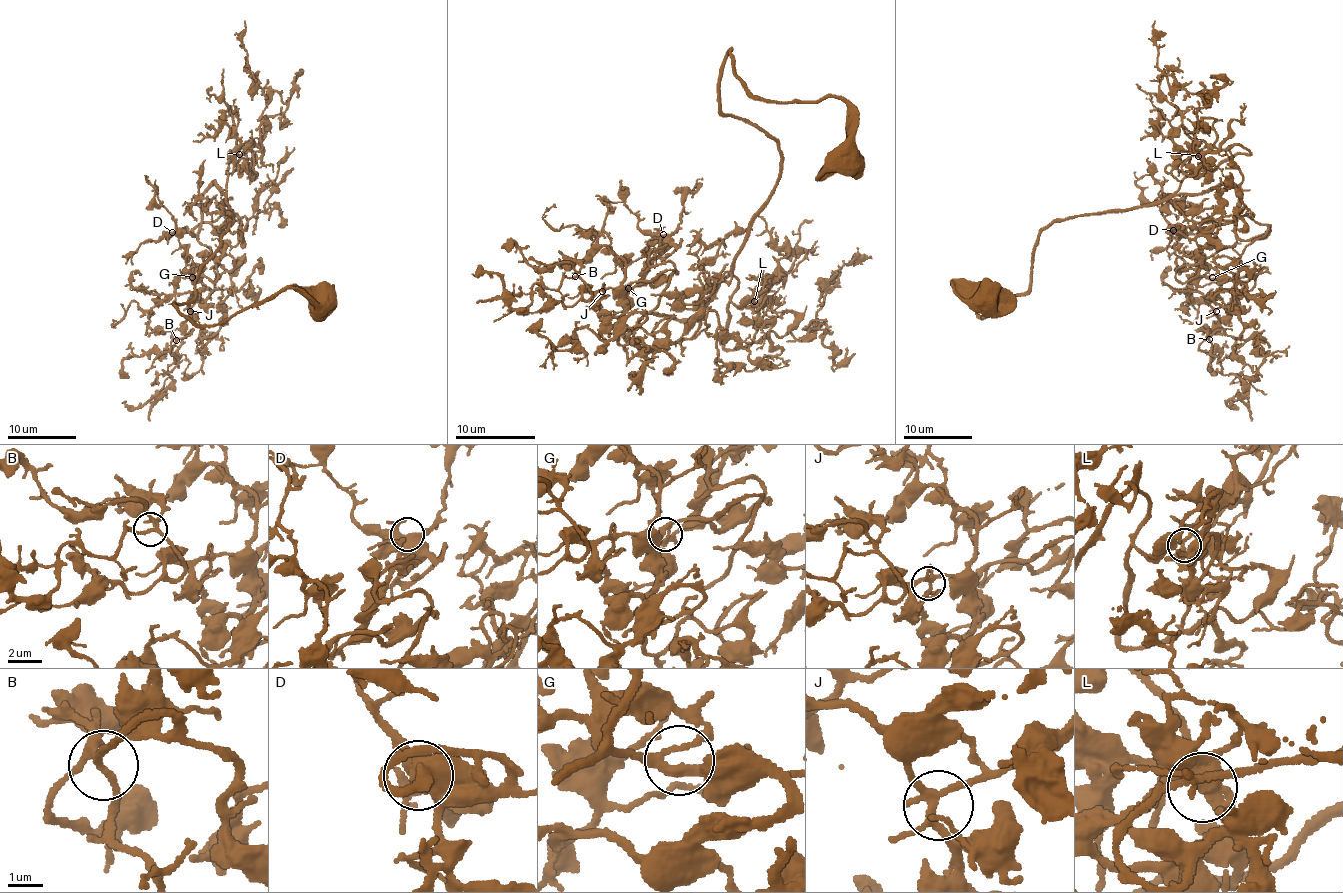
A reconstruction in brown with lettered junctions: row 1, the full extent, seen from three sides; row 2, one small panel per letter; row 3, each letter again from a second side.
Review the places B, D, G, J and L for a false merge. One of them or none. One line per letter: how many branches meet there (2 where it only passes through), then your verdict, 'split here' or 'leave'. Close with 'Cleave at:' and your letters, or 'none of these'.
B: branches 4; leave
D: branches 5; leave
G: branches 5; leave
J: branches 4; leave
L: branches 5; leave
Cleave at: none of these

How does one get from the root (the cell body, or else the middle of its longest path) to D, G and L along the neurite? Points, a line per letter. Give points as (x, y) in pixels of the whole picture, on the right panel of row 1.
D: (986, 294), (954, 281), (987, 316), (1044, 229), (1169, 198), (1202, 248), (1185, 283), (1202, 265), (1173, 230)
G: (986, 294), (954, 281), (987, 316), (1044, 229), (1169, 198), (1202, 248), (1175, 278), (1212, 277)
L: (986, 294), (954, 281), (987, 316), (980, 295), (1030, 286), (1044, 229), (1155, 205), (1204, 175), (1198, 156)

